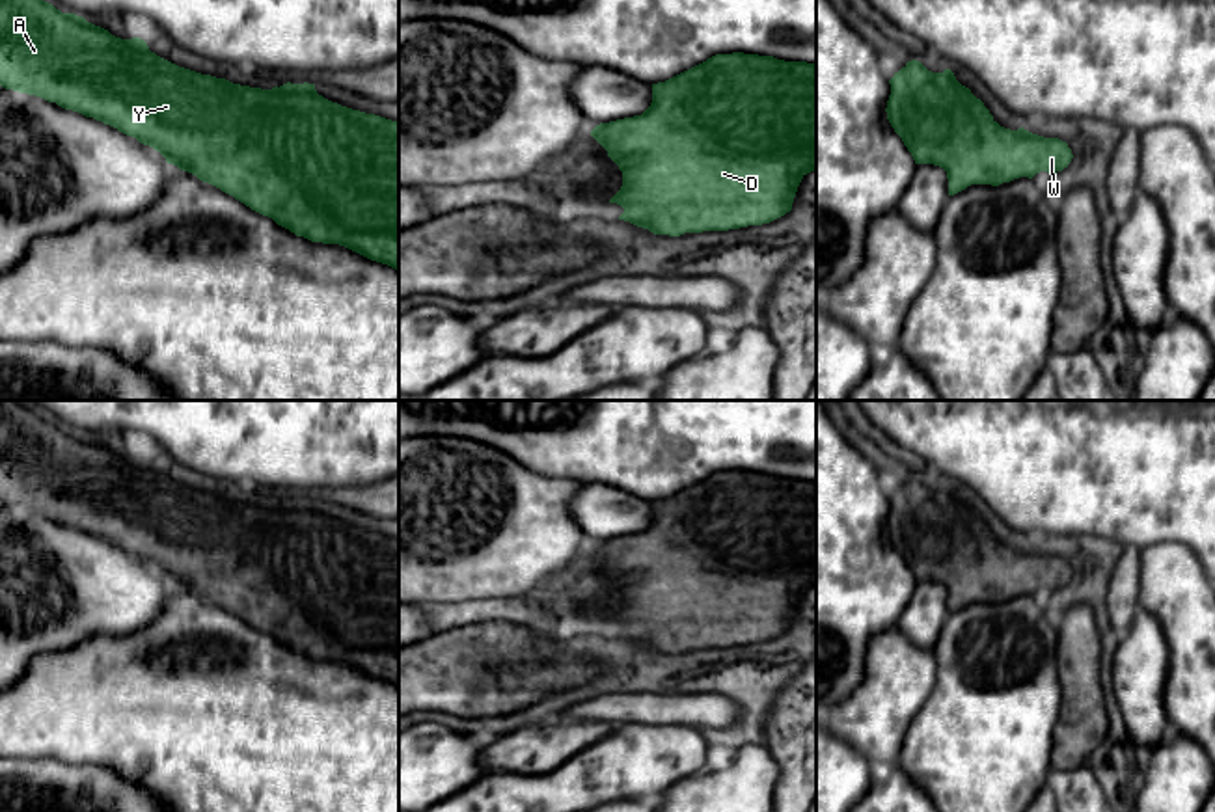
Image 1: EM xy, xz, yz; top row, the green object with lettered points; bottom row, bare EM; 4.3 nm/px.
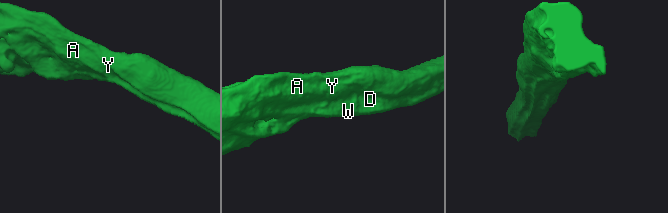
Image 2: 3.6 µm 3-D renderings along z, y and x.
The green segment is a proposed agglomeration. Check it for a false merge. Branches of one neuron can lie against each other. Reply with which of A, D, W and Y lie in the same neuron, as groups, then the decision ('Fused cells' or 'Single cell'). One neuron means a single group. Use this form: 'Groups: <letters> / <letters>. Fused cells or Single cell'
Groups: A D W Y. Single cell

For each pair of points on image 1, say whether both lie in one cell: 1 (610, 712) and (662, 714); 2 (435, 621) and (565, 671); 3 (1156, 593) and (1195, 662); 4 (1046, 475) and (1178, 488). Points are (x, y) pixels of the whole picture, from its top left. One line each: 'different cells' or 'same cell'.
1: same cell
2: different cells
3: same cell
4: same cell

